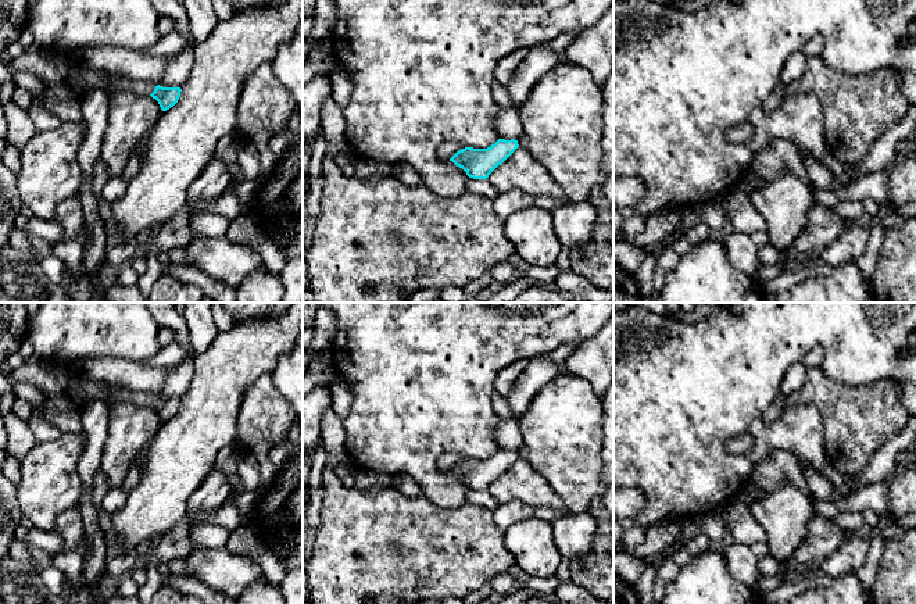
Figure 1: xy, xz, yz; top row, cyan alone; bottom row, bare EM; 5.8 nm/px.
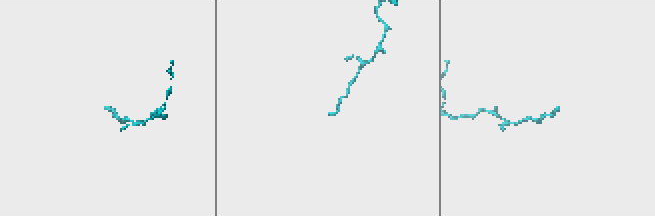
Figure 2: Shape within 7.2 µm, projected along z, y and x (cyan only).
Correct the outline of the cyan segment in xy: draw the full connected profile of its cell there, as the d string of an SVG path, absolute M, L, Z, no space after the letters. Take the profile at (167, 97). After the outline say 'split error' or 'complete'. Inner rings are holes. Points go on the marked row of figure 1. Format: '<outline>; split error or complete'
M107 74L107 87L104 89L110 94L118 92L128 92L137 96L151 96L155 99L162 111L173 107L180 97L180 87L162 87L154 86L149 82L132 81L124 76L110 75Z; split error

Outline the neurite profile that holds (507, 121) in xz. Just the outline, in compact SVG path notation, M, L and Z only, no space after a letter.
M500 108L494 114L494 128L498 133L498 139L518 139L523 135L523 126L519 117L519 108Z

